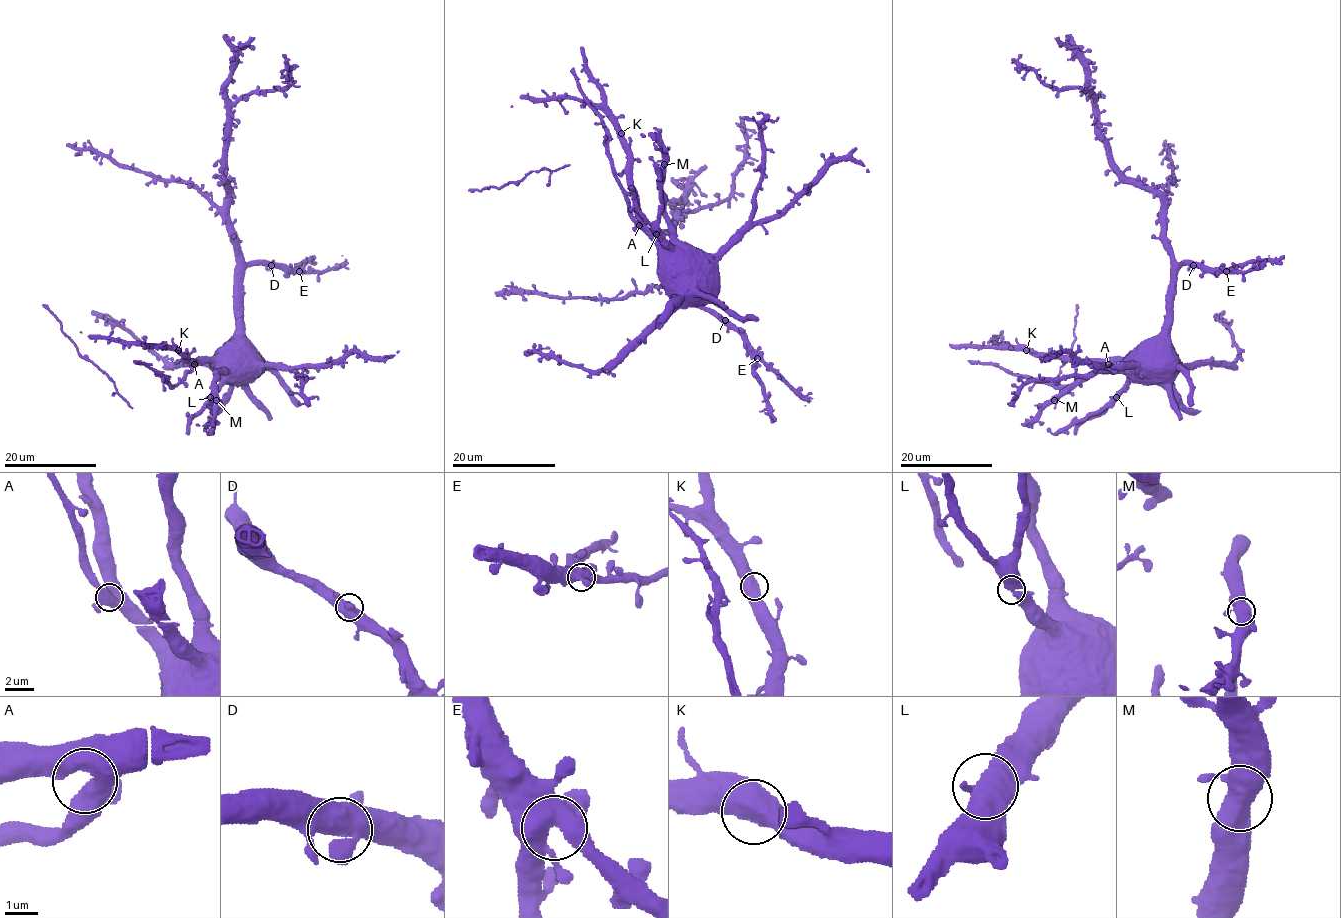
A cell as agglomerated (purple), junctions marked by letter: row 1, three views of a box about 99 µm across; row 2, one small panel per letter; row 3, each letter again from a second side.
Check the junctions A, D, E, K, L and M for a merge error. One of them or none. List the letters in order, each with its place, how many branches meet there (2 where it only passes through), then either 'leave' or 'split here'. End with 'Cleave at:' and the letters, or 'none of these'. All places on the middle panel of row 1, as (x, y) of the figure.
A: (639, 225) | 3 | leave
D: (725, 320) | 3 | leave
E: (757, 358) | 4 | leave
K: (621, 133) | 2 | leave
L: (656, 234) | 3 | leave
M: (664, 164) | 3 | leave
Cleave at: none of these

